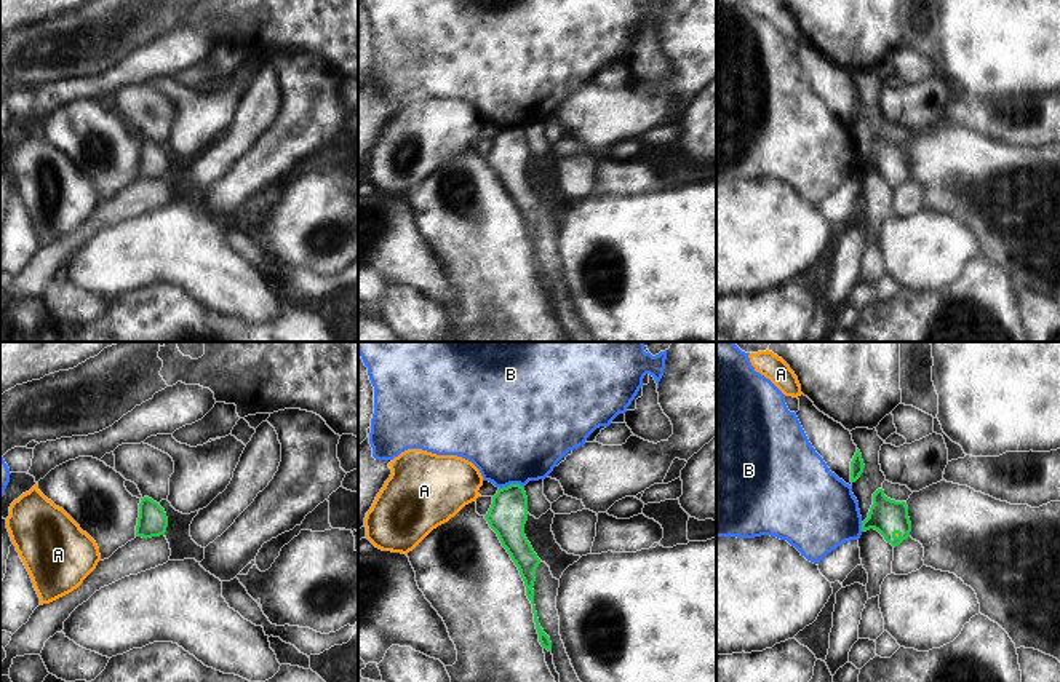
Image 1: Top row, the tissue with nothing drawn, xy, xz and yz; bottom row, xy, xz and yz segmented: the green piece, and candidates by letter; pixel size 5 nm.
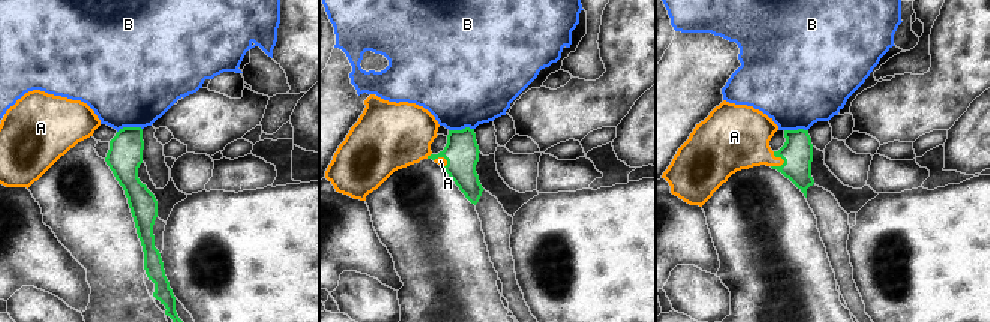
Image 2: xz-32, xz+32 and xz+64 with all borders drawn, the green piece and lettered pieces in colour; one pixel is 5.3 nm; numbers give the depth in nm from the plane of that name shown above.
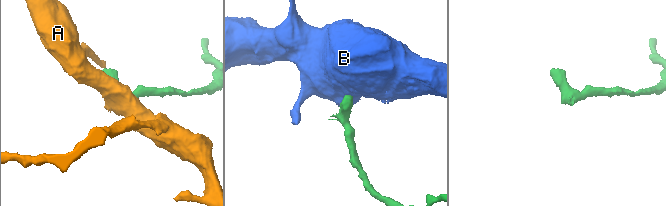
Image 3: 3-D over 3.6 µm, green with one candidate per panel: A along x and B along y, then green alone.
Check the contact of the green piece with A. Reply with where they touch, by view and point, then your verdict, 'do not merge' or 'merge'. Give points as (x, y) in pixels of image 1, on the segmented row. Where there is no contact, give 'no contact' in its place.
contact yz (894, 535); merge

